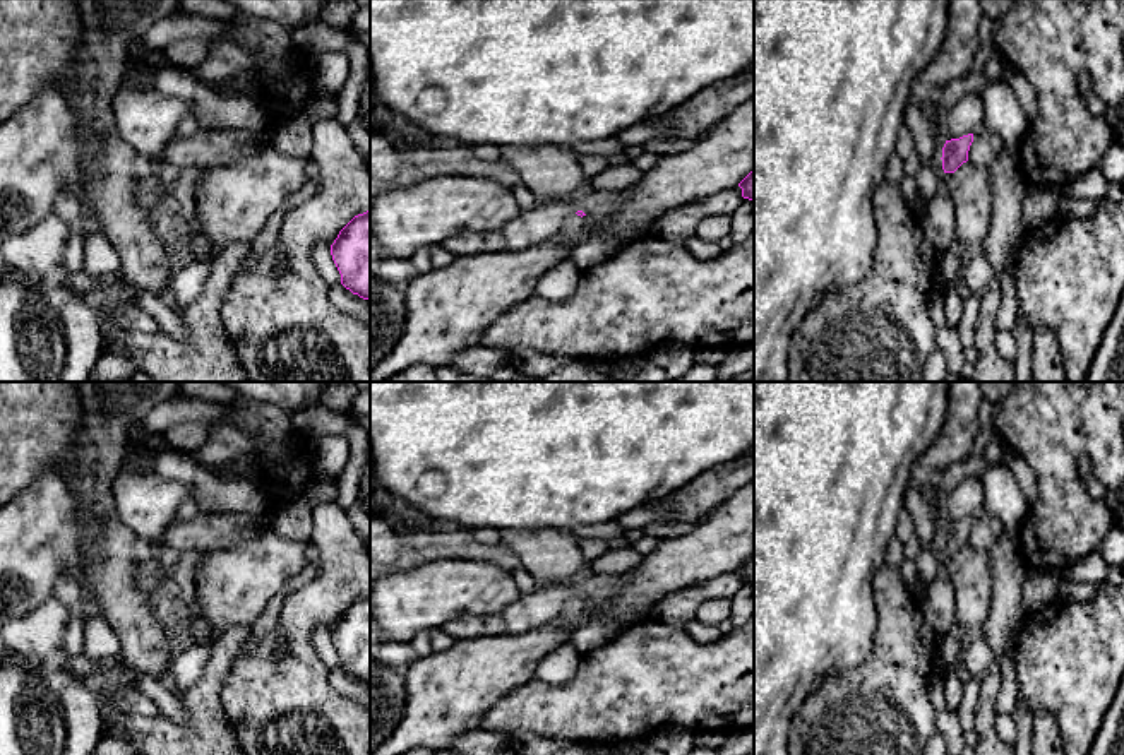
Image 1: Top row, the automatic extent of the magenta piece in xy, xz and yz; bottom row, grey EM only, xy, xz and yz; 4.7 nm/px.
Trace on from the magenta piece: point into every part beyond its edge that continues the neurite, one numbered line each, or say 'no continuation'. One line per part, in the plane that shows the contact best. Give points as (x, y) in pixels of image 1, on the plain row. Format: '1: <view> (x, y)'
1: xz (573, 608)

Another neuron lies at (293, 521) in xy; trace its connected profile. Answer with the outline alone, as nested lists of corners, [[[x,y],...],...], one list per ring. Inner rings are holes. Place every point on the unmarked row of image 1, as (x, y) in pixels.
[[[303,498],[281,503],[266,515],[266,520],[279,536],[303,544],[310,543],[314,519]]]

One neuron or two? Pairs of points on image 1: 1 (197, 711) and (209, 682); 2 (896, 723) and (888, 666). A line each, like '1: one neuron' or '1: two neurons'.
1: one neuron
2: one neuron

